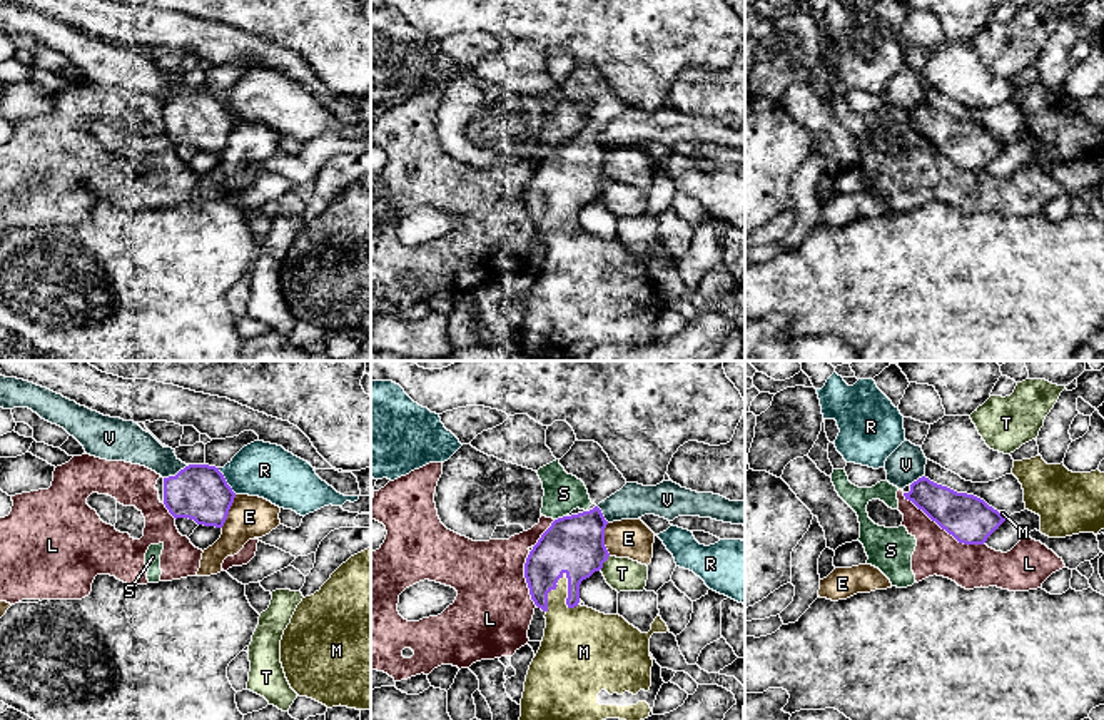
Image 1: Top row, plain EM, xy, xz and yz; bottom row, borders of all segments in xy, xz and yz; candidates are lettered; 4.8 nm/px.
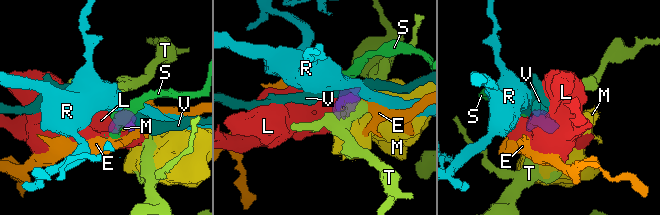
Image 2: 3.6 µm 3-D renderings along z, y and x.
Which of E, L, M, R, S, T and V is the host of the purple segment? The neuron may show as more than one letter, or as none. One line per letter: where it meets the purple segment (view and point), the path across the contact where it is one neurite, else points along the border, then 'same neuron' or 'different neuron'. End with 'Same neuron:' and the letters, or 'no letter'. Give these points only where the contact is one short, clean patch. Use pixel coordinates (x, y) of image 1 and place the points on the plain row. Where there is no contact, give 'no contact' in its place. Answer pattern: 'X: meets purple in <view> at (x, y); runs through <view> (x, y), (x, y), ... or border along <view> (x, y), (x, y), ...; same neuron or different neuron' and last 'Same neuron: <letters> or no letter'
E: meets purple in xy at (227, 137); border along xy (236, 121), (221, 152); different neuron
L: meets purple in yz at (944, 154); different neuron
M: meets purple in xz at (550, 216); runs through xz (575, 171), (555, 192), (550, 216), (562, 228), (575, 261); same neuron
R: meets purple in xy at (226, 107); border along xy (217, 94), (236, 119); different neuron
S: meets purple in xz at (560, 144); border along xz (565, 141), (555, 146); different neuron
T: meets purple in xz at (605, 186); border along xz (608, 181), (600, 194); different neuron
V: meets purple in xy at (177, 99); border along xy (189, 91), (164, 104); different neuron
Same neuron: M

